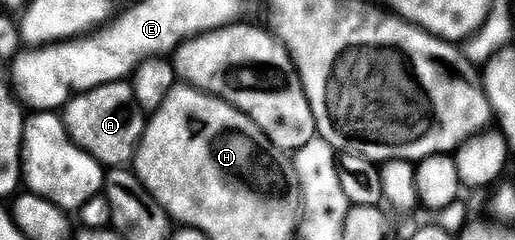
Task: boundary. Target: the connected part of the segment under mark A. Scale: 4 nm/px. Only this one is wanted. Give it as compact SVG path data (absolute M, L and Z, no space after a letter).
M128 81L107 83L79 92L68 100L62 118L68 136L105 169L127 168L135 160L136 148L146 126L146 112L138 105L132 84Z

